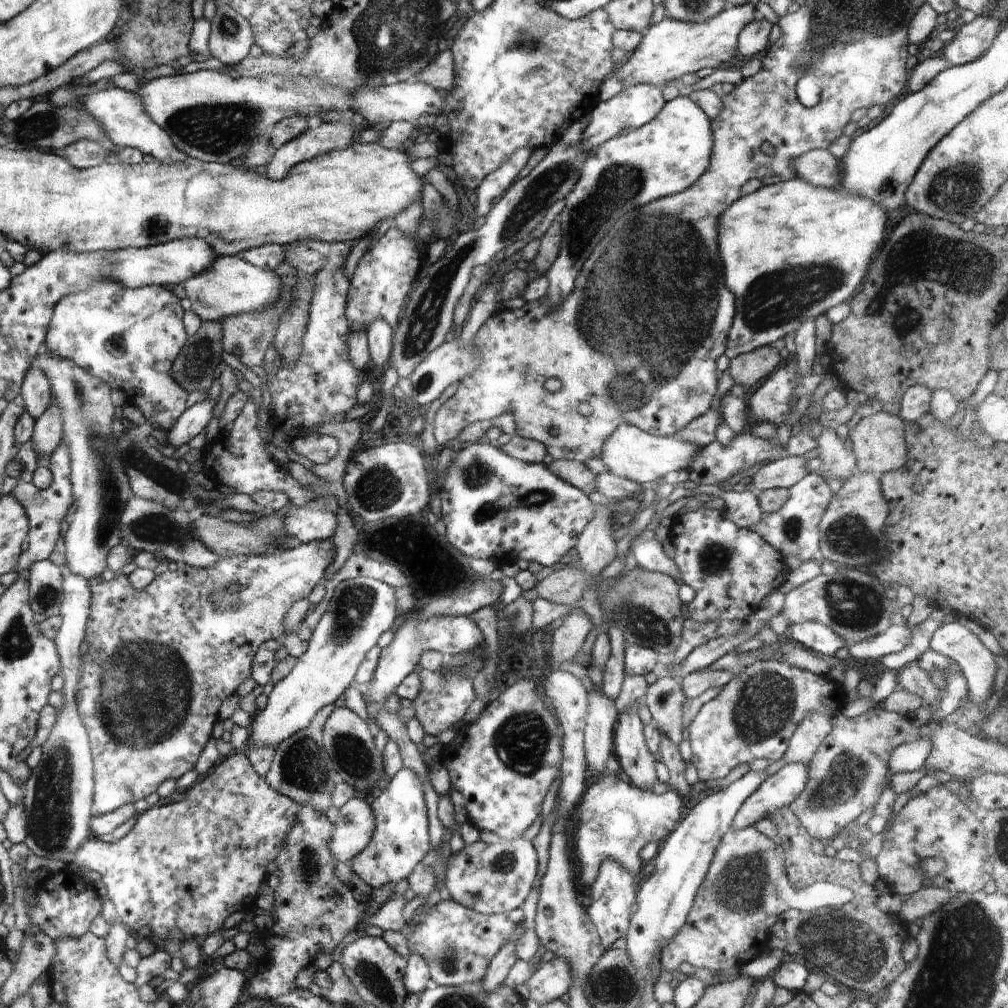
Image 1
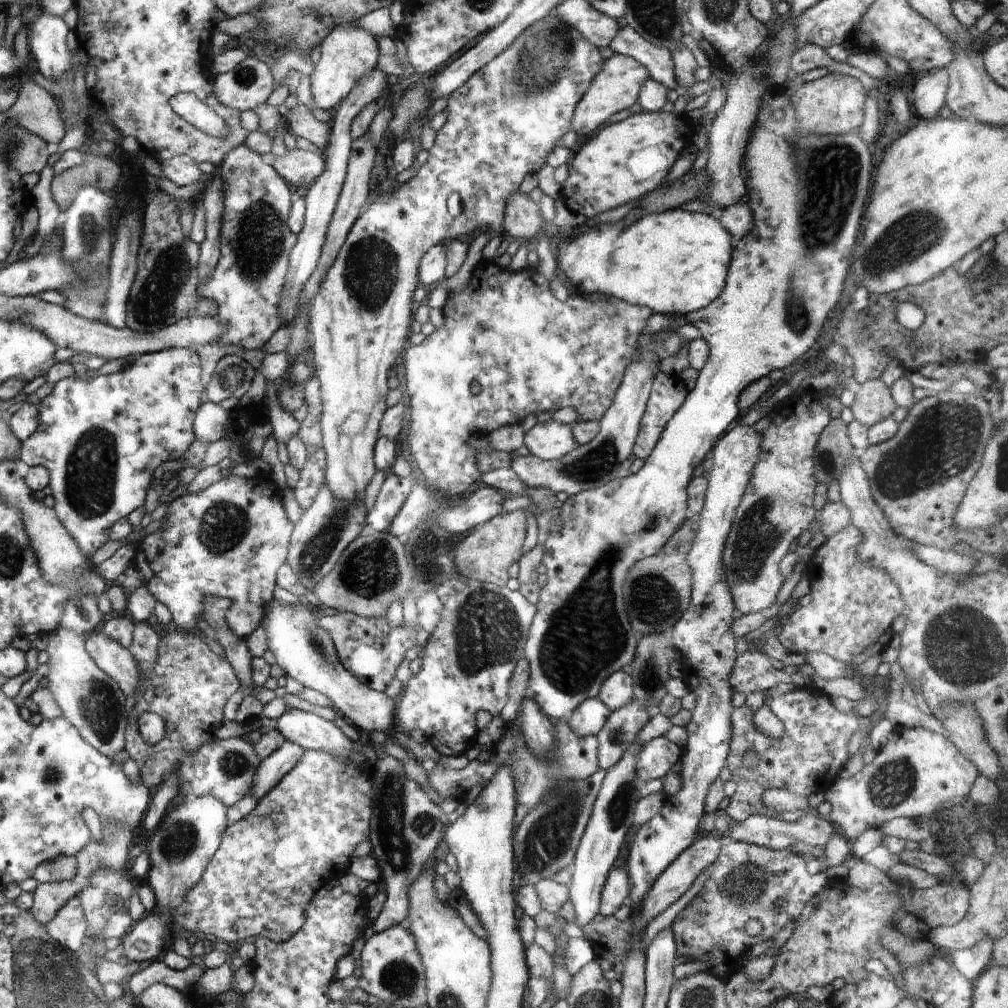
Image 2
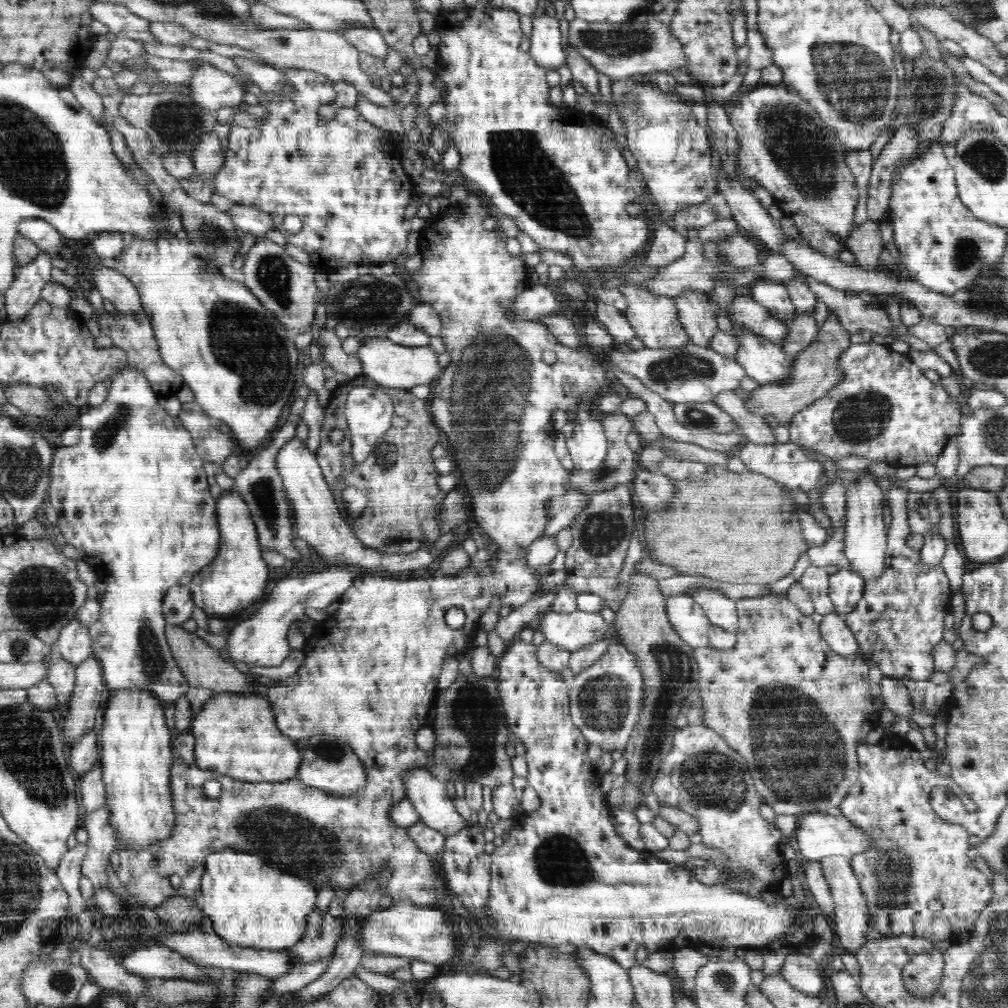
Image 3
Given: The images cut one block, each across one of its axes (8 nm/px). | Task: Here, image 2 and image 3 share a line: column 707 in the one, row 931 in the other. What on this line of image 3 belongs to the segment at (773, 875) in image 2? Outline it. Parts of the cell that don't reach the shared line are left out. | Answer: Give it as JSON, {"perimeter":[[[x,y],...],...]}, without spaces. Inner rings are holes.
{"perimeter":[[[865,743],[858,745],[856,754],[860,765],[859,777],[839,808],[846,819],[872,837],[872,846],[866,852],[850,858],[852,870],[860,883],[860,891],[866,897],[870,927],[878,929],[884,937],[920,936],[931,945],[952,941],[954,934],[972,933],[978,915],[990,902],[992,887],[968,857],[968,850],[972,847],[968,839],[971,834],[962,825],[938,817],[932,809],[930,796],[936,788],[942,788],[952,792],[968,813],[976,812],[978,807],[951,776],[928,770],[912,746],[884,749],[880,743]]]}

